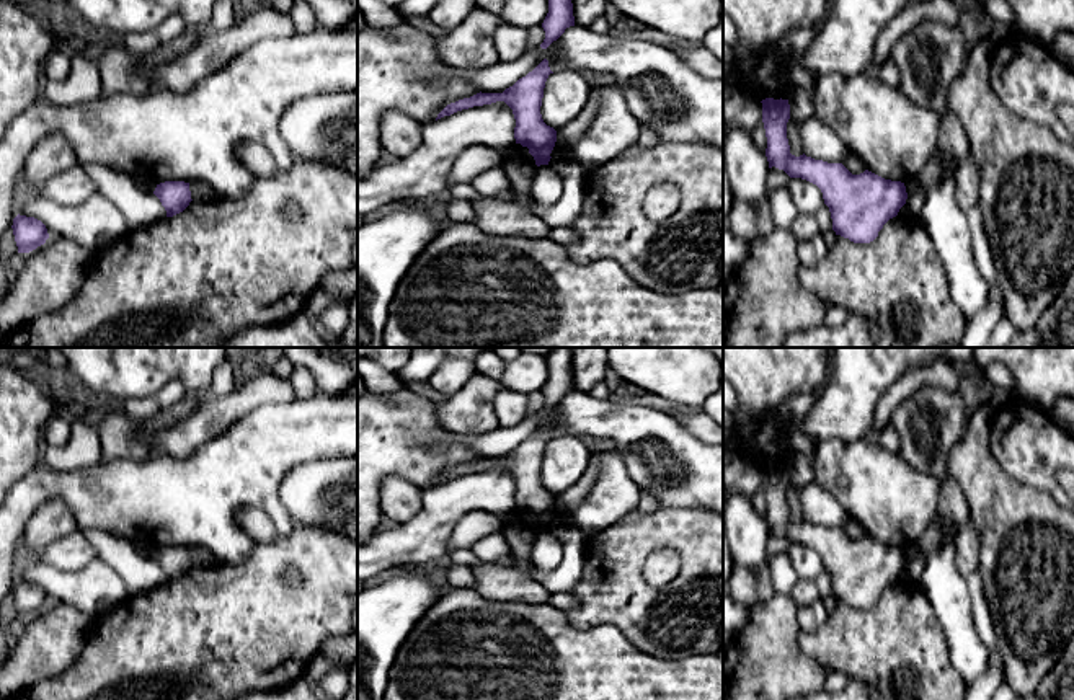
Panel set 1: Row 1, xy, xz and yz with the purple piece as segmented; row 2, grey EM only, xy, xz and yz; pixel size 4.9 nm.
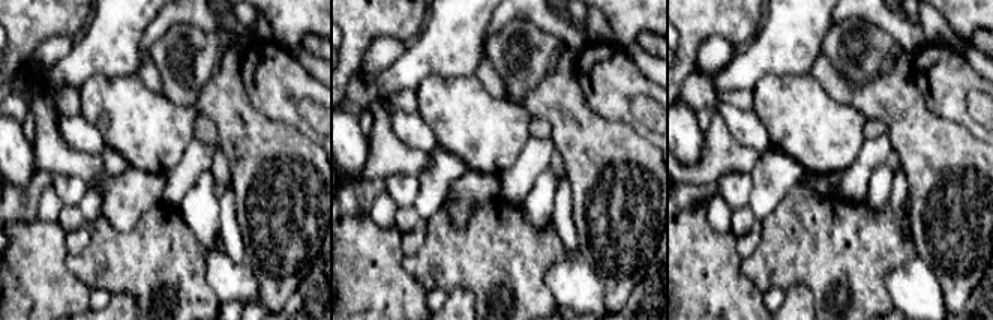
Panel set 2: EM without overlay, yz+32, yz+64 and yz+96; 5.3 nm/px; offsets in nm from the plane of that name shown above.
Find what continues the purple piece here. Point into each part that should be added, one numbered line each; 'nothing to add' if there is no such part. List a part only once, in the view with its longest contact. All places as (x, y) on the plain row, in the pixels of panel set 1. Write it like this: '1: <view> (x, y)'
nothing to add

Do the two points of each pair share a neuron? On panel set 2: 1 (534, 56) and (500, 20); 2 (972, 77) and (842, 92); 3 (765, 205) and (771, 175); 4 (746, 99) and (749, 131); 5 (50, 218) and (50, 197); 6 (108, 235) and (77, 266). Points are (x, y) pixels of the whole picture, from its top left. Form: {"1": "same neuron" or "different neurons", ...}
{"1": "different neurons", "2": "different neurons", "3": "same neuron", "4": "different neurons", "5": "same neuron", "6": "same neuron"}

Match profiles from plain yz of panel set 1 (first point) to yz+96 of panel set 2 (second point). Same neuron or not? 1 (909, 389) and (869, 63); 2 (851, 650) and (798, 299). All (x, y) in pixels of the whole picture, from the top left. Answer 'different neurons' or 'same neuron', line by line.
1: different neurons
2: different neurons

